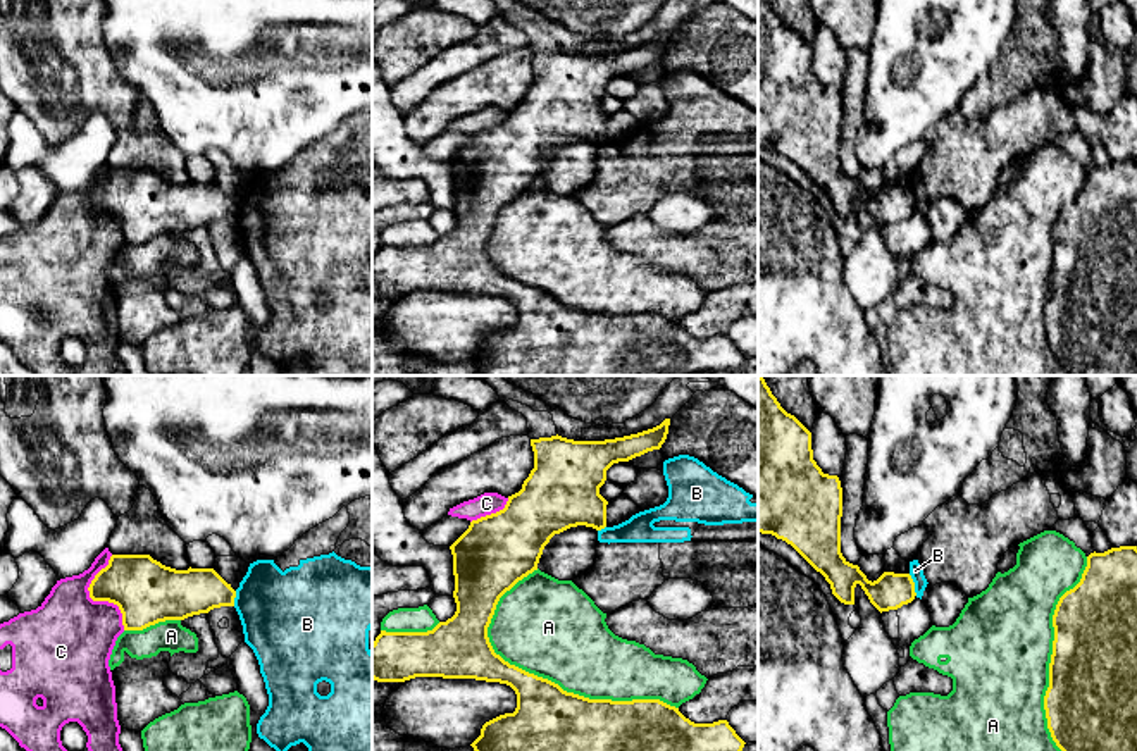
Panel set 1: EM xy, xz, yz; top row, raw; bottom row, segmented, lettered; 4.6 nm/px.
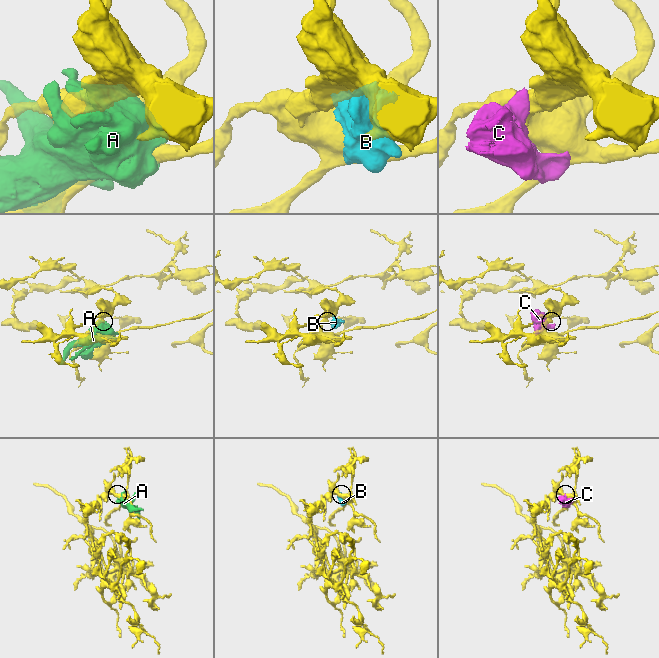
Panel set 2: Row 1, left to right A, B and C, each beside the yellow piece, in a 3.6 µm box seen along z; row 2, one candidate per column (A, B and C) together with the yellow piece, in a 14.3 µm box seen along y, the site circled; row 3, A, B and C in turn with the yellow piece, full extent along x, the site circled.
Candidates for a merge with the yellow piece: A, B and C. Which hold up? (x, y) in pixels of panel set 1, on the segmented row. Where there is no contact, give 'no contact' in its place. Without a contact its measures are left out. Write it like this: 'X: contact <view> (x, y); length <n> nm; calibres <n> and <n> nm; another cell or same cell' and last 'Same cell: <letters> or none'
A: contact xz (559, 686); length 1000 nm; calibres 300 and 440 nm; another cell
B: contact yz (913, 584); length 110 nm; calibres 170 and 60 nm; another cell
C: contact xy (95, 600); length 360 nm; calibres 300 and 420 nm; another cell
Same cell: none

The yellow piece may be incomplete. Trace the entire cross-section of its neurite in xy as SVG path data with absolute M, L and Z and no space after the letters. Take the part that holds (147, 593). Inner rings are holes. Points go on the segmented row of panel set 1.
M112 555L88 591L93 601L119 606L124 630L234 606L236 598L231 584L214 568L176 570L150 555Z

